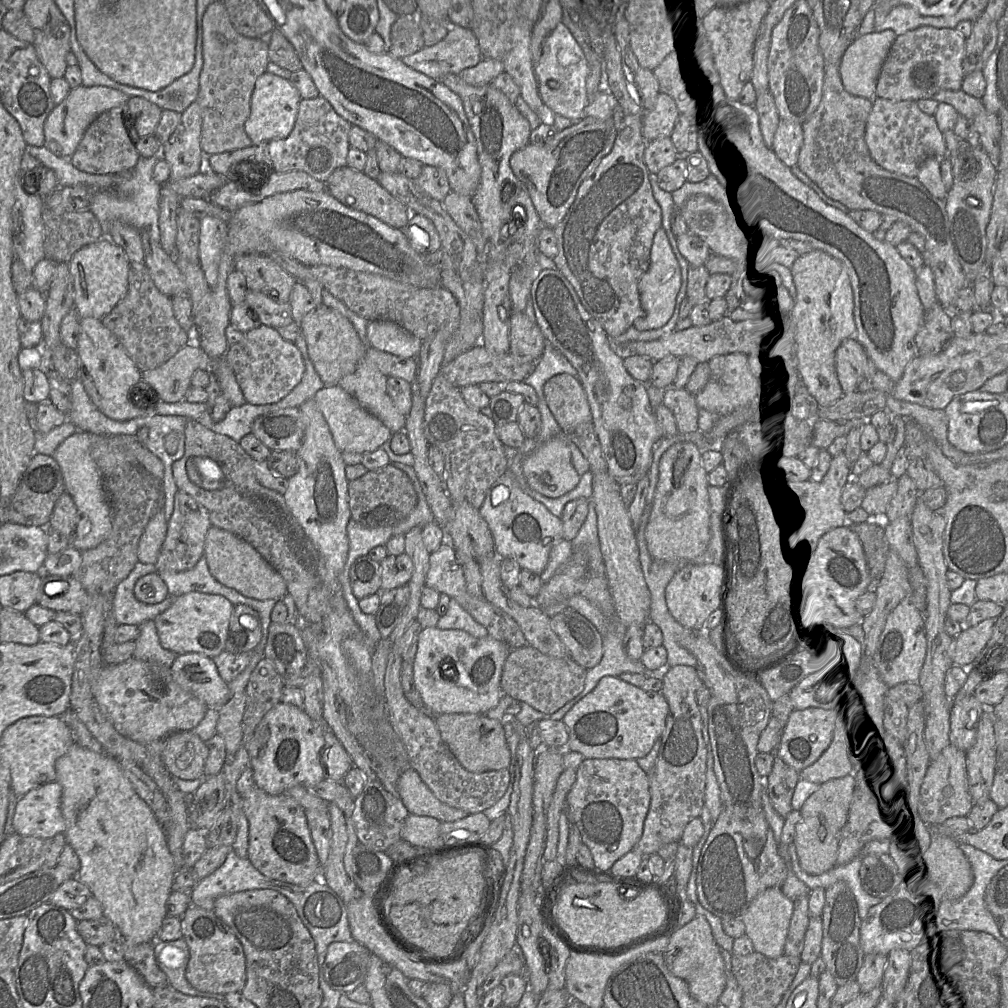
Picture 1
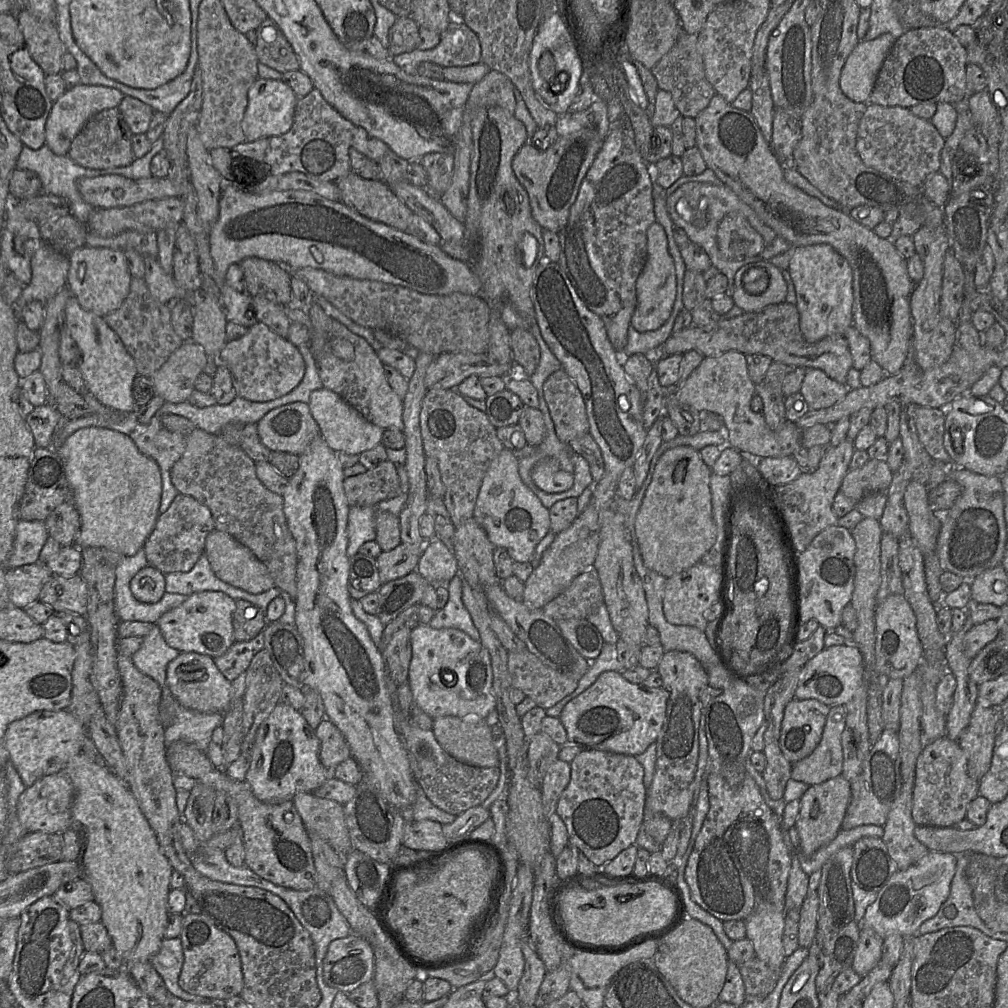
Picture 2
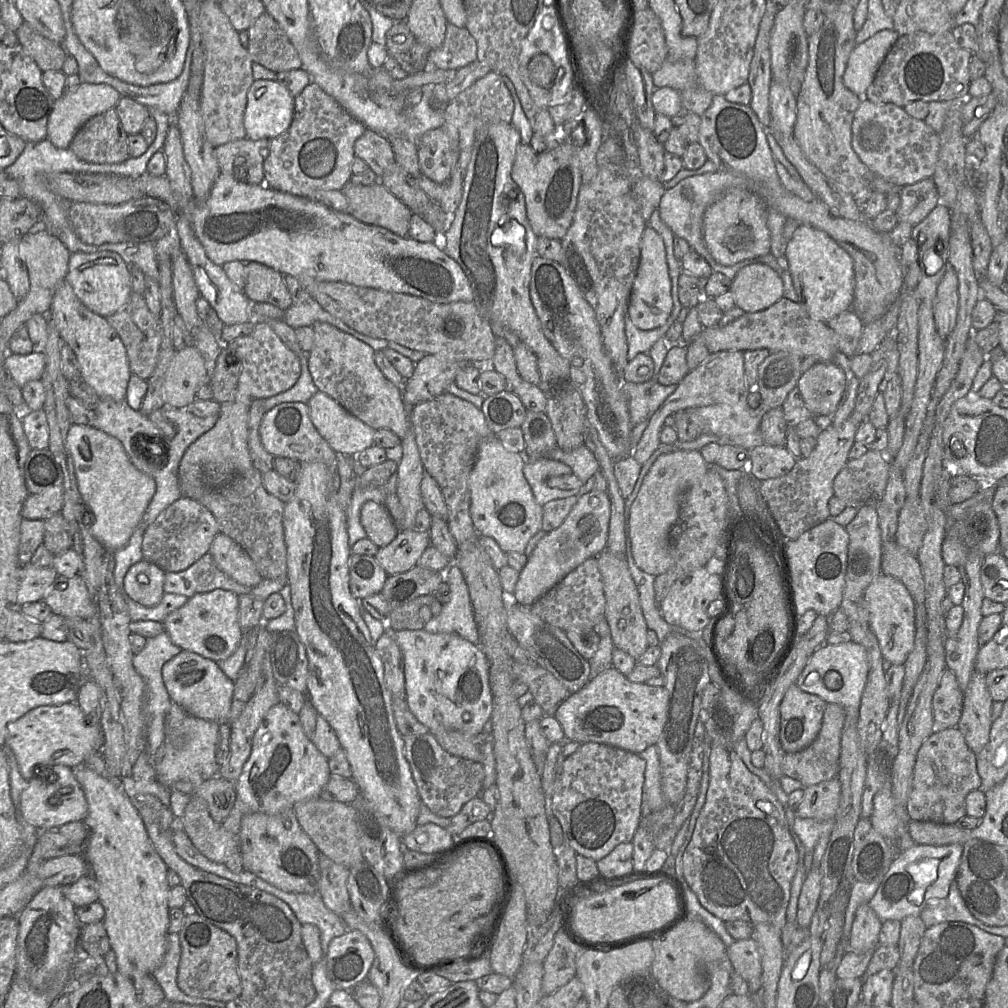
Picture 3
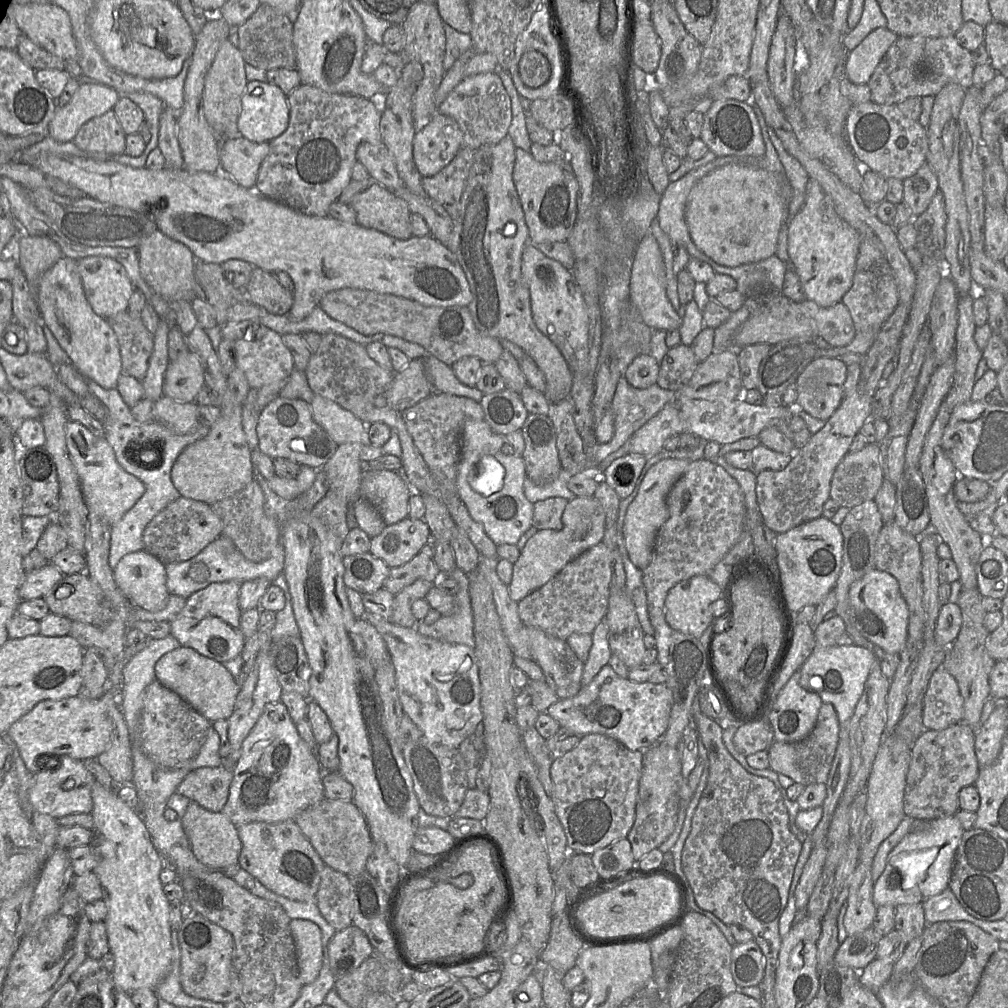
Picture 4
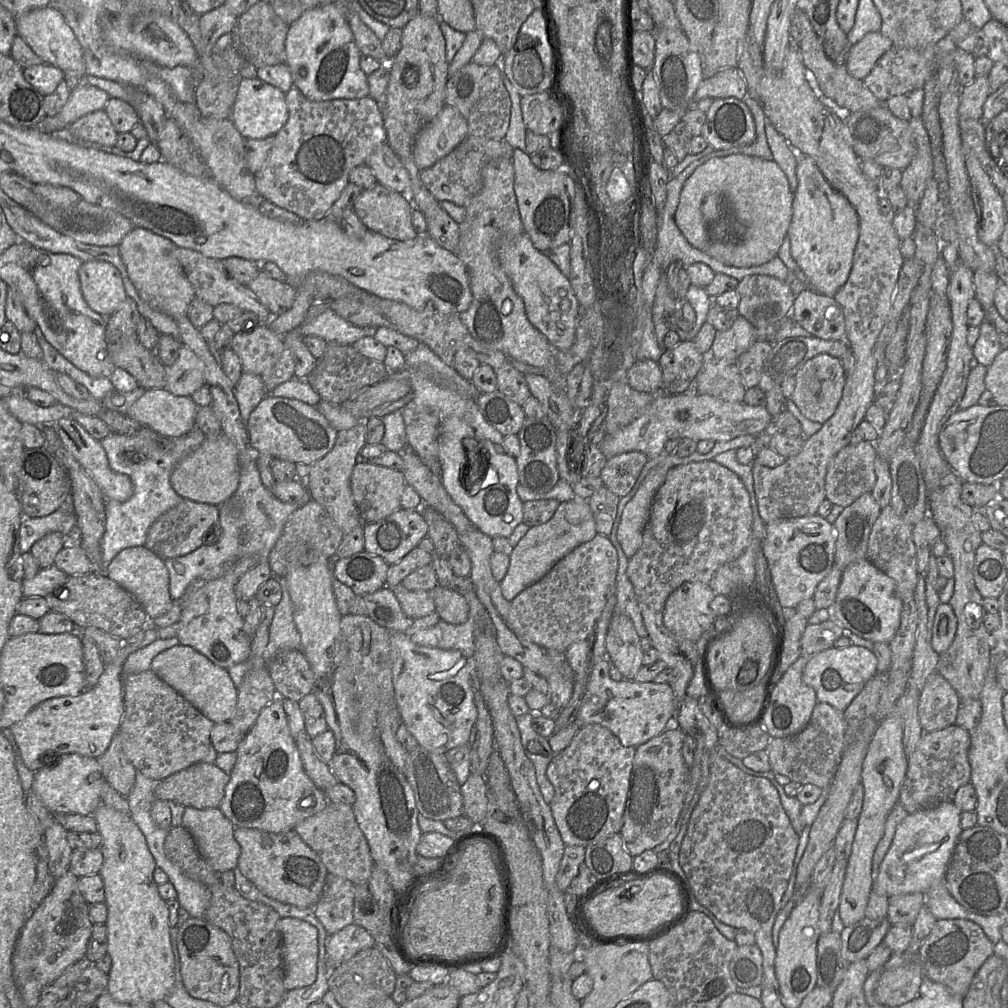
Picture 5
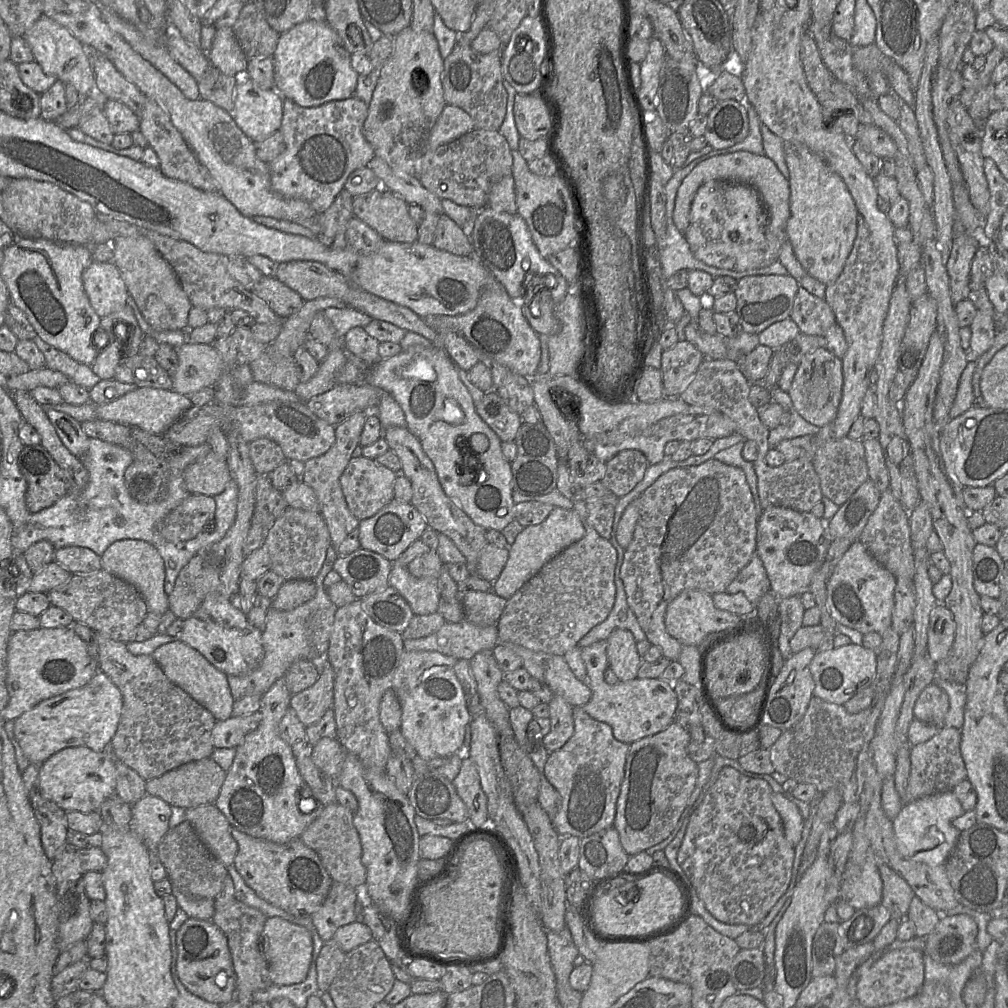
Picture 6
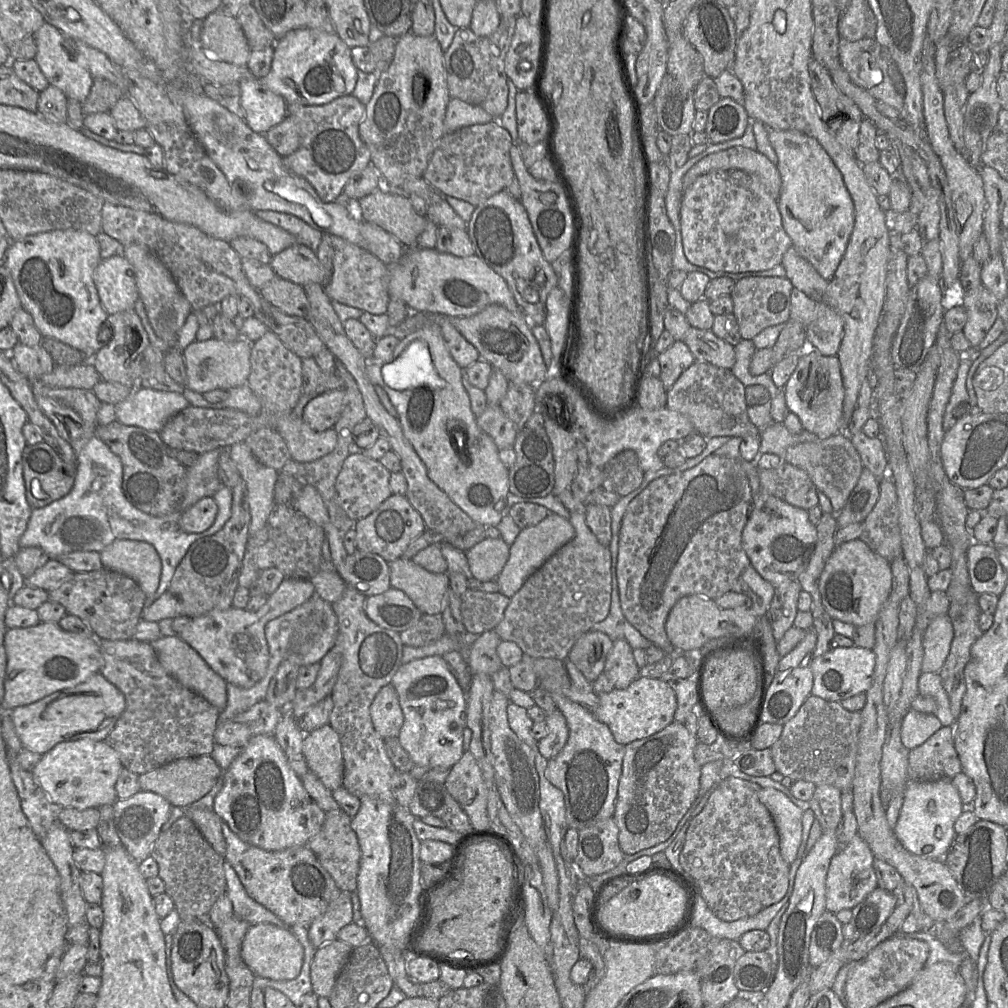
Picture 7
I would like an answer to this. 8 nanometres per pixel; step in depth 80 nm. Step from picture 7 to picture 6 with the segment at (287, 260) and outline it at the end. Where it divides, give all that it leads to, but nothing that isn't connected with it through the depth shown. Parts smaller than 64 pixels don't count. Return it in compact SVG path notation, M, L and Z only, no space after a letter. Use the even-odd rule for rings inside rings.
M296 260L280 263L277 266L276 277L295 290L303 300L315 300L318 298L339 299L346 305L361 310L373 319L391 322L407 331L418 333L435 345L442 347L441 336L434 329L427 326L423 318L412 309L358 287L344 275L329 269L320 262Z

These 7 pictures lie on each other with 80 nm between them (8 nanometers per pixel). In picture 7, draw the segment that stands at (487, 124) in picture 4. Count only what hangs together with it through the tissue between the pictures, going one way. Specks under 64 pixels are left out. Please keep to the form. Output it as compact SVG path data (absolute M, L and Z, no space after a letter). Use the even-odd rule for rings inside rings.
M501 17L497 30L487 37L476 35L469 27L459 29L451 45L444 52L444 67L450 97L480 106L494 120L501 117L508 104L504 59L514 34L515 24L516 17Z

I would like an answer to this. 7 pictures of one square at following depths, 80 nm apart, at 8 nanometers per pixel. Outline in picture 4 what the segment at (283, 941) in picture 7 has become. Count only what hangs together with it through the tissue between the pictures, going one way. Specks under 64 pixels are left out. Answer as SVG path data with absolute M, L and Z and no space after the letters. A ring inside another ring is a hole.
M291 919L289 928L295 945L298 978L302 985L308 985L316 980L322 967L321 930L304 919Z

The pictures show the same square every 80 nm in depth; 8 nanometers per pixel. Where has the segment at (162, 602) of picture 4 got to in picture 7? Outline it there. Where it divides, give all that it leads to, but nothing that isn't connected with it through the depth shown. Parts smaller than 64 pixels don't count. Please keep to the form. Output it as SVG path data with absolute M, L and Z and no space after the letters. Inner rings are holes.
M115 540L100 553L102 568L129 576L140 586L146 597L158 589L161 559L153 545L145 541Z

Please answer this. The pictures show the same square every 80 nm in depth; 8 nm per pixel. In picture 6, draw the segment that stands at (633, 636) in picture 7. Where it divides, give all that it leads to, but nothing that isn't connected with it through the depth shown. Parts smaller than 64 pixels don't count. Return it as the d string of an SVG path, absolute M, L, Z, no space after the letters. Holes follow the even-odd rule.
M619 552L619 559L615 565L615 601L613 608L607 618L594 626L579 642L579 647L586 647L601 640L607 640L609 635L616 629L626 629L632 632L636 642L647 640L636 615L627 603L627 596L620 569L624 559L624 552Z

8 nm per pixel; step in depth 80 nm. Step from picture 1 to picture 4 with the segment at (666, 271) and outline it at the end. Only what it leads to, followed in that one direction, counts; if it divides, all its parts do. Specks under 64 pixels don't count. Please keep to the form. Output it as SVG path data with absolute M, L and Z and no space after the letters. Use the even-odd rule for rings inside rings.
M647 233L637 245L630 278L630 302L641 320L650 328L657 330L679 329L682 318L672 307L665 288L665 266L656 238Z

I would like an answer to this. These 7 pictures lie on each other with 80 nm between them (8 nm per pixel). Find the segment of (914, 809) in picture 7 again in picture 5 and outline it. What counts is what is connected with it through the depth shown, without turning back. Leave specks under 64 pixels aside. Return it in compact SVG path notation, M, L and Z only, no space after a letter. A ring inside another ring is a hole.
M954 801L909 813L896 827L891 847L874 880L873 891L888 898L901 894L925 894L945 881L948 865L963 830L961 813Z

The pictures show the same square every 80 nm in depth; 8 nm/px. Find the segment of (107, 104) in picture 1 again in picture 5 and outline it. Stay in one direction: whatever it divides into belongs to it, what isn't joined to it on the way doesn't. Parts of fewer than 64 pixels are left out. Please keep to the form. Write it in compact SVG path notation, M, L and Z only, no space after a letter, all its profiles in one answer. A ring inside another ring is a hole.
M82 80L71 92L68 101L56 116L69 126L91 112L104 110L110 98L104 90L84 83Z

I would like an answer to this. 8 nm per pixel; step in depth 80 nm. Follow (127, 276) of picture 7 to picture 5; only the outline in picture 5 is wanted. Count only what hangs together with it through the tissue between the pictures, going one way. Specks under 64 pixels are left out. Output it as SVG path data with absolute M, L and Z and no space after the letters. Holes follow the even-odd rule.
M83 262L79 268L79 279L86 303L102 316L112 314L127 298L121 273L109 262Z

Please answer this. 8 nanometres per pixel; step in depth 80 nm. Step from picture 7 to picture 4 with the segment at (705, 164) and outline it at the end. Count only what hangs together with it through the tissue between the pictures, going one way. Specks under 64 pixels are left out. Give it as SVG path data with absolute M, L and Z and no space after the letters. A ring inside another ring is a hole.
M728 164L705 175L692 187L685 221L699 250L719 265L737 267L775 255L790 200L791 189L785 174Z

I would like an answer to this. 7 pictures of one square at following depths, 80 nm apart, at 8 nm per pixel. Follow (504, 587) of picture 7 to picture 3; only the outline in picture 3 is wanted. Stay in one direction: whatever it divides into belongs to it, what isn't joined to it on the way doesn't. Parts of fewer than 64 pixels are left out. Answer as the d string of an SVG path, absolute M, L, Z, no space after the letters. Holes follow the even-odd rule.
M593 489L578 499L564 522L557 529L548 532L539 541L529 556L526 566L519 572L519 579L513 595L520 605L531 606L579 565L589 558L598 557L607 548L610 507L611 502L608 493Z

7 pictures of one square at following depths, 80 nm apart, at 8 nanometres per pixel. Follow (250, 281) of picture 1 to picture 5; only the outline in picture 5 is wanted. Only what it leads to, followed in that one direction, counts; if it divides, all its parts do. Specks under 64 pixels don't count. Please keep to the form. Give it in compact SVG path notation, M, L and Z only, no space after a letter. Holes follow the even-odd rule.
M260 270L247 287L273 316L280 316L290 310L296 298L293 285L271 277L264 270Z

